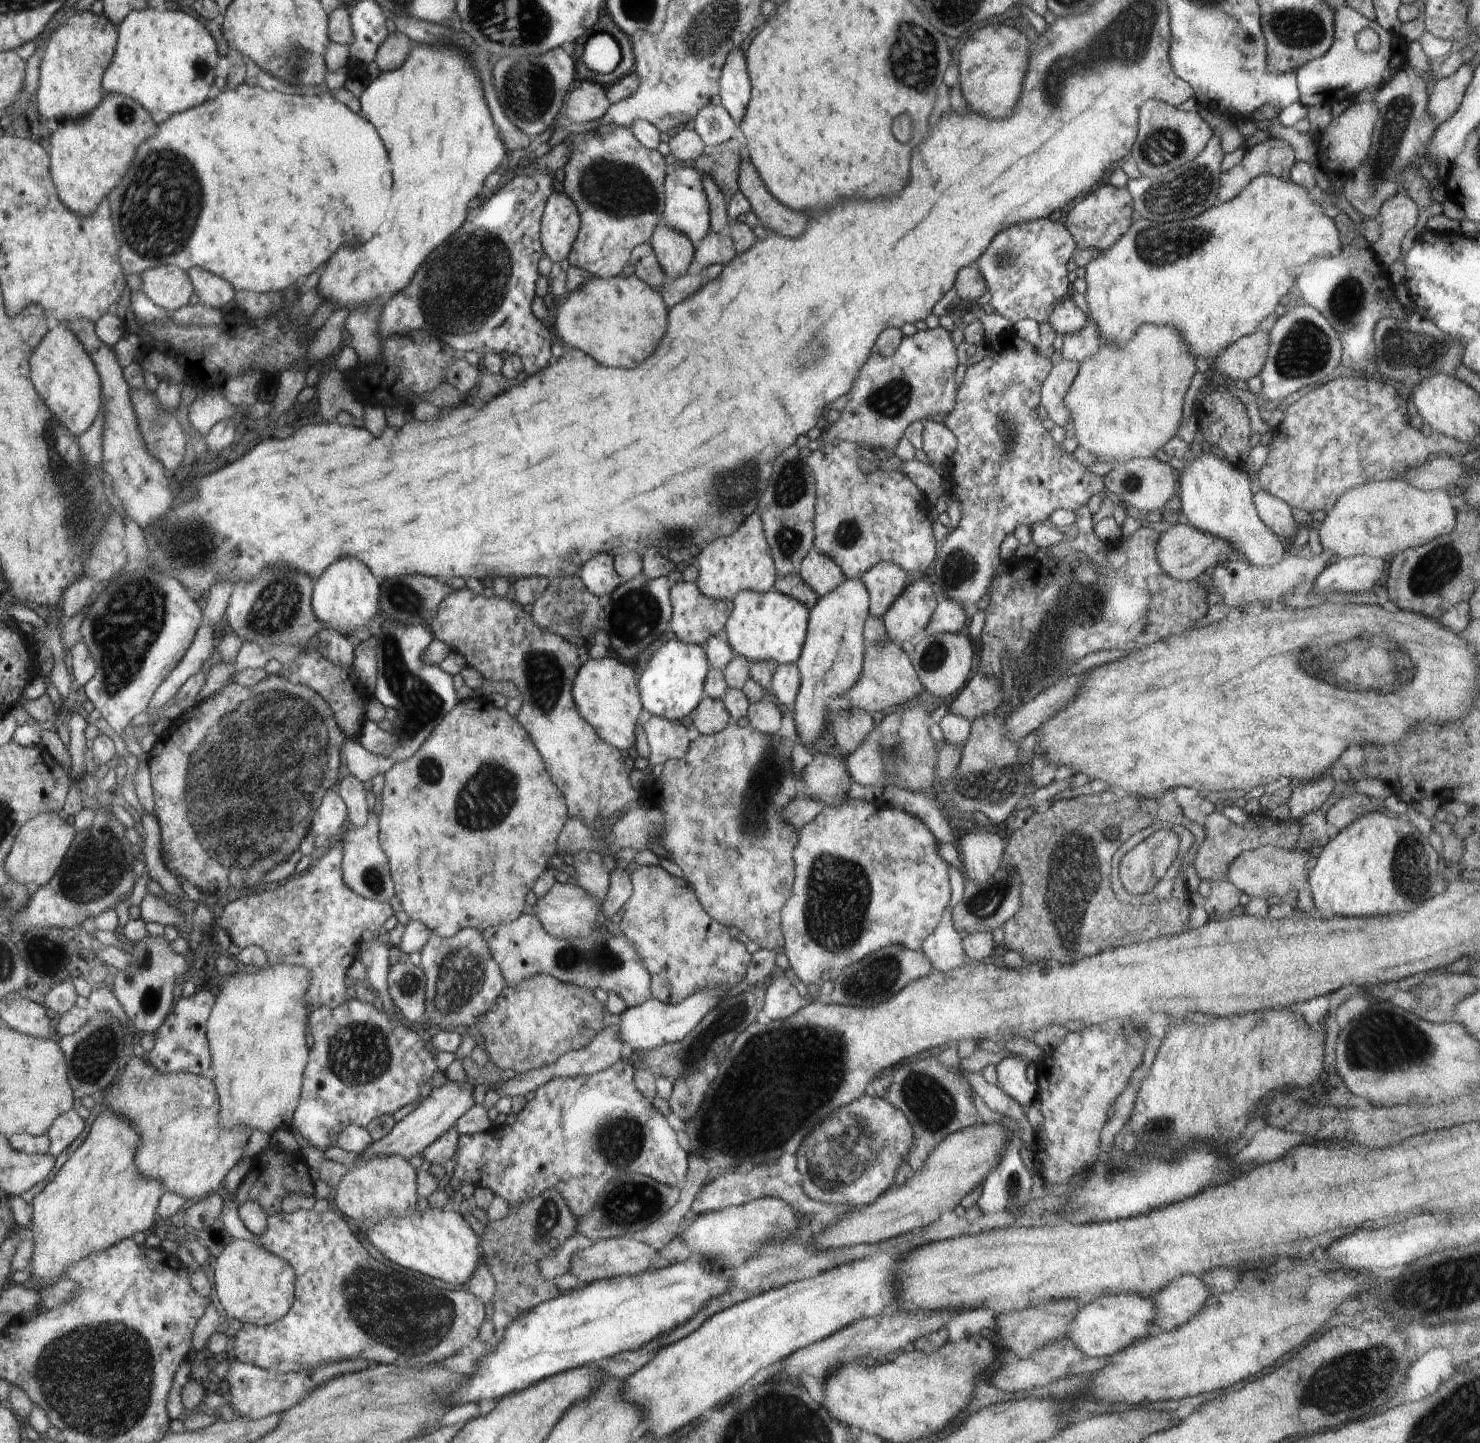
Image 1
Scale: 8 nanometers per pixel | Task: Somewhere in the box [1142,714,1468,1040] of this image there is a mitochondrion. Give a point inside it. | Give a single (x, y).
(1410, 880)

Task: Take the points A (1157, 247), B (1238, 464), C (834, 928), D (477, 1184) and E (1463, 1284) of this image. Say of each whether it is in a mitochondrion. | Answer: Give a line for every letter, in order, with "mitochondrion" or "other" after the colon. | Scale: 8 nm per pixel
A: mitochondrion
B: other
C: mitochondrion
D: other
E: mitochondrion

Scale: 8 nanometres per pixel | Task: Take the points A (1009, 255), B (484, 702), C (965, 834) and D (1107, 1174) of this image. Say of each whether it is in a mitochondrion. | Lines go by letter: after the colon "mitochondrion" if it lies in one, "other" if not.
A: mitochondrion
B: other
C: other
D: mitochondrion

